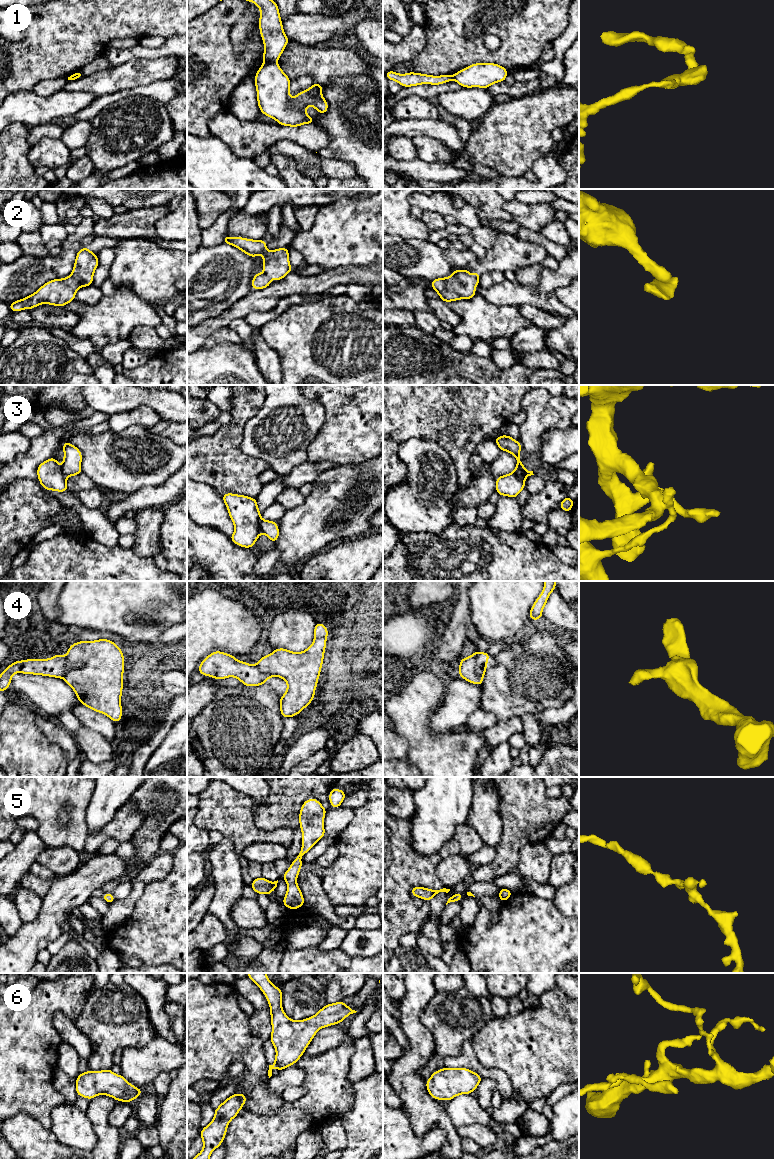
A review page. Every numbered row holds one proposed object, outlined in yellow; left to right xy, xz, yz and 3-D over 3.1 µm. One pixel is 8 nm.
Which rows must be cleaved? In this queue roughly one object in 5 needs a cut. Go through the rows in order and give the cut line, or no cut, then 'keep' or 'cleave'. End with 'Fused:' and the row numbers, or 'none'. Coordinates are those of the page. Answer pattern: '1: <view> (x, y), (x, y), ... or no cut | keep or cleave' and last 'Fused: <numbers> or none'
1: xz (275, 61), (265, 63) | cleave
2: no cut | keep
3: xz (261, 519), (259, 522), (260, 532) | cleave
4: xy (81, 664), (70, 668), (62, 677) | cleave
5: no cut | keep
6: no cut | keep
Fused: 1, 3, 4

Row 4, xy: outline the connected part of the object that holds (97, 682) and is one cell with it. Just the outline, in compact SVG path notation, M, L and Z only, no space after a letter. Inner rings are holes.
M109 639L79 641L70 645L66 658L69 664L77 664L75 668L67 671L63 679L76 693L78 701L108 716L113 722L119 722L123 713L121 695L125 659L122 649Z

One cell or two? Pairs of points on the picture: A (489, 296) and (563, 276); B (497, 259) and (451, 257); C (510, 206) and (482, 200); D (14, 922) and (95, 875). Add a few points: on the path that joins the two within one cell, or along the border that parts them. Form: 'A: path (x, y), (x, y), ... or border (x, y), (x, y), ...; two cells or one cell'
A: path (507, 296), (539, 297), (545, 291); one cell
B: border (475, 258), (472, 261); two cells
C: border (505, 201), (504, 208), (514, 220); two cells
D: border (23, 923), (10, 937); two cells

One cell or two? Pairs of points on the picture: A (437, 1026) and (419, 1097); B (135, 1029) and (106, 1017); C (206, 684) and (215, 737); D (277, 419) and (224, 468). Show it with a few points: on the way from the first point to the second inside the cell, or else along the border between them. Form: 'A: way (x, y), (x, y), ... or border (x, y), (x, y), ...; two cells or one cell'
A: border (429, 1060), (417, 1071), (417, 1074), (423, 1080); two cells
B: way (128, 1024), (113, 1017); one cell
C: border (218, 686), (214, 698), (197, 715); two cells
D: border (243, 428), (240, 449), (246, 454), (264, 460); two cells

